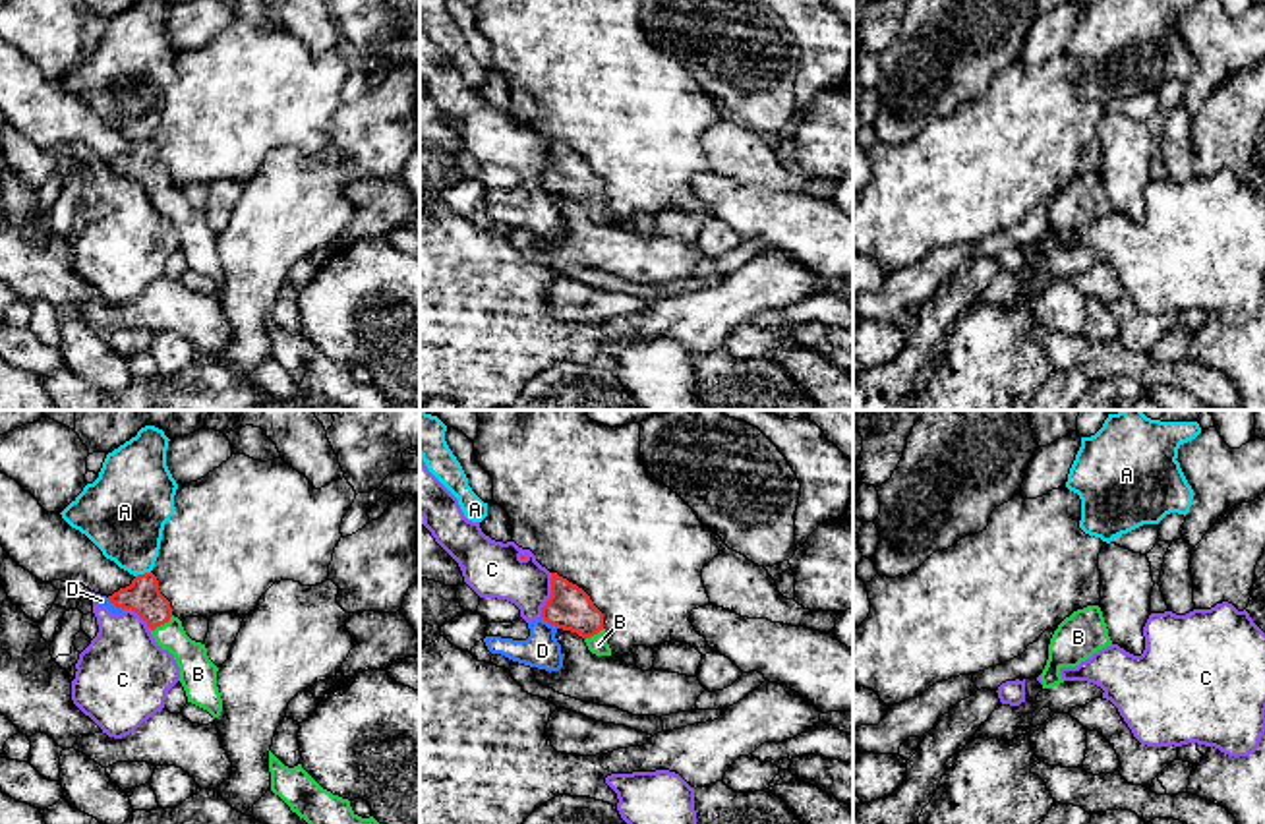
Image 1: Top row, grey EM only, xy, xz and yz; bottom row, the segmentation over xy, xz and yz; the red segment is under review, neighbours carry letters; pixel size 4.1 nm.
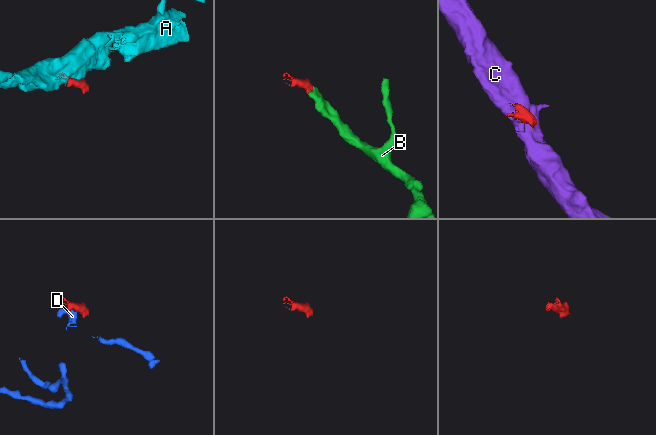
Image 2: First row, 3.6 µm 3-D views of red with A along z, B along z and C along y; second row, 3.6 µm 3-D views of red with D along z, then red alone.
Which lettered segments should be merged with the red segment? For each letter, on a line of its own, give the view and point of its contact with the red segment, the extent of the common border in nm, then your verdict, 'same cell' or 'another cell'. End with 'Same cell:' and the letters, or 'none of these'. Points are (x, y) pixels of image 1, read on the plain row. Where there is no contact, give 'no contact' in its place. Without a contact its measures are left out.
A: xy (142, 142) | 70 nm | another cell
B: xy (161, 190) | 120 nm | same cell
C: xz (552, 161) | 190 nm | another cell
D: xy (115, 171) | 90 nm | another cell
Same cell: B

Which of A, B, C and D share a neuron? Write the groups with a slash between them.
A / B / C D

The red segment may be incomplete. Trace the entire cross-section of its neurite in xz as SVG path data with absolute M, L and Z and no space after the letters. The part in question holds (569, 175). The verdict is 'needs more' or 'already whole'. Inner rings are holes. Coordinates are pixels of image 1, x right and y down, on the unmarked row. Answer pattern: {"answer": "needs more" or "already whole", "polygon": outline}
{"answer": "needs more", "polygon": "M551 139L551 164L542 174L542 186L557 195L582 203L592 221L611 222L603 180L582 155L557 139Z"}

